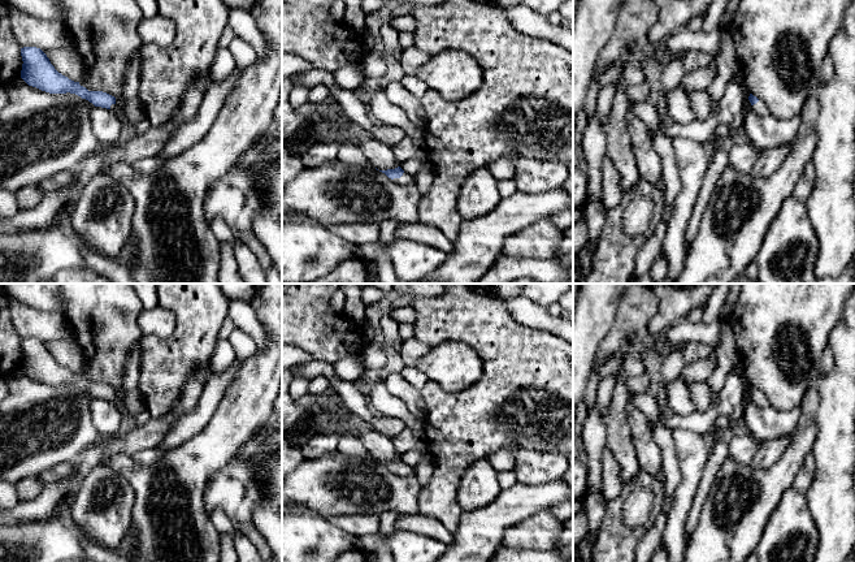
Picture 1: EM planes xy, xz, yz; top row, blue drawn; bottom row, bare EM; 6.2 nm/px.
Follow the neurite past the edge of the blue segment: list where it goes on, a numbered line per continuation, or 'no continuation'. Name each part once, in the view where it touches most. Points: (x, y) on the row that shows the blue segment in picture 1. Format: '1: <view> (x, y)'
1: xz (406, 178)

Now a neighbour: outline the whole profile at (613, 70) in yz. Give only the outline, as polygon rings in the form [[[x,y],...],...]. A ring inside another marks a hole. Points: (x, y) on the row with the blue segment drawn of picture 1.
[[[616,60],[603,73],[600,73],[596,77],[600,88],[604,87],[608,83],[616,81],[617,77],[621,74],[621,70],[622,70],[622,66],[621,66],[620,61]]]

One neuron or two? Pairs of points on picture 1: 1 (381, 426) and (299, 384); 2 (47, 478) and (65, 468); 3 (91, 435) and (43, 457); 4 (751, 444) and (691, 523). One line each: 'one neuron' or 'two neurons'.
1: two neurons
2: one neuron
3: one neuron
4: two neurons

